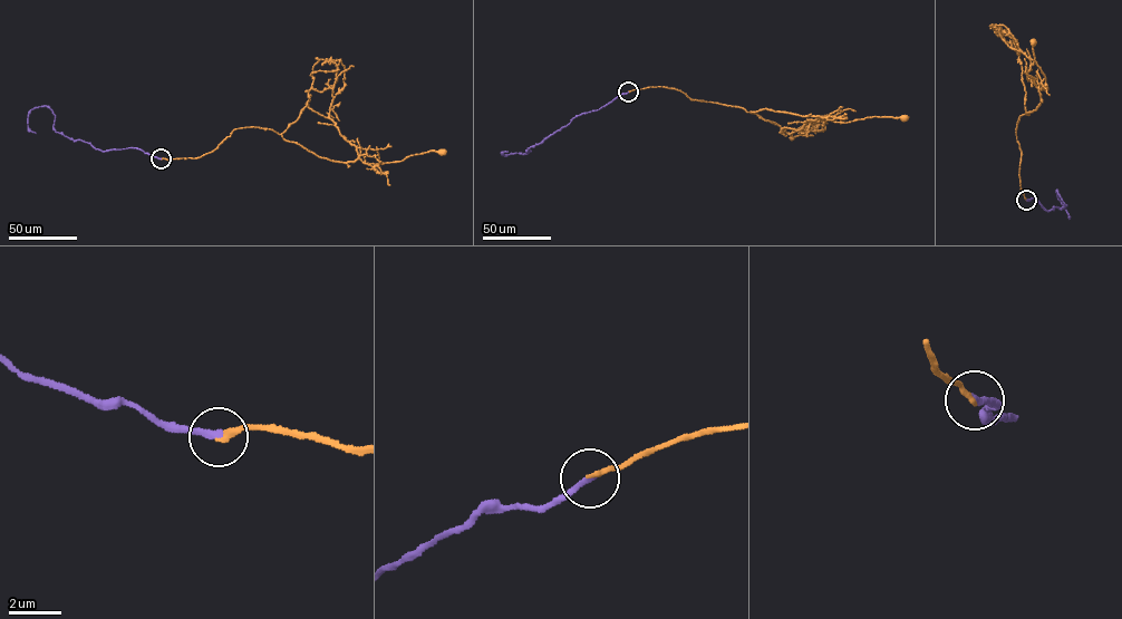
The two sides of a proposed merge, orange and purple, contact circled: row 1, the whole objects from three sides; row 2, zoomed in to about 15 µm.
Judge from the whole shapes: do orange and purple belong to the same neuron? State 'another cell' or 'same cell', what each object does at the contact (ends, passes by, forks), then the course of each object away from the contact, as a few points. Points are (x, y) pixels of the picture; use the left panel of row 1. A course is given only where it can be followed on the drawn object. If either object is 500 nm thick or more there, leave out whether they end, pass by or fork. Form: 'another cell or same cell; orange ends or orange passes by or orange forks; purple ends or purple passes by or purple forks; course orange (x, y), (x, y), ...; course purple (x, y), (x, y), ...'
same cell; orange ends; purple ends; course orange (161, 158), (199, 157), (233, 129), (251, 126), (271, 129), (342, 162), (358, 158), (376, 164), (442, 152); course purple (161, 158), (70, 139), (55, 131), (46, 106), (28, 115), (36, 133)

